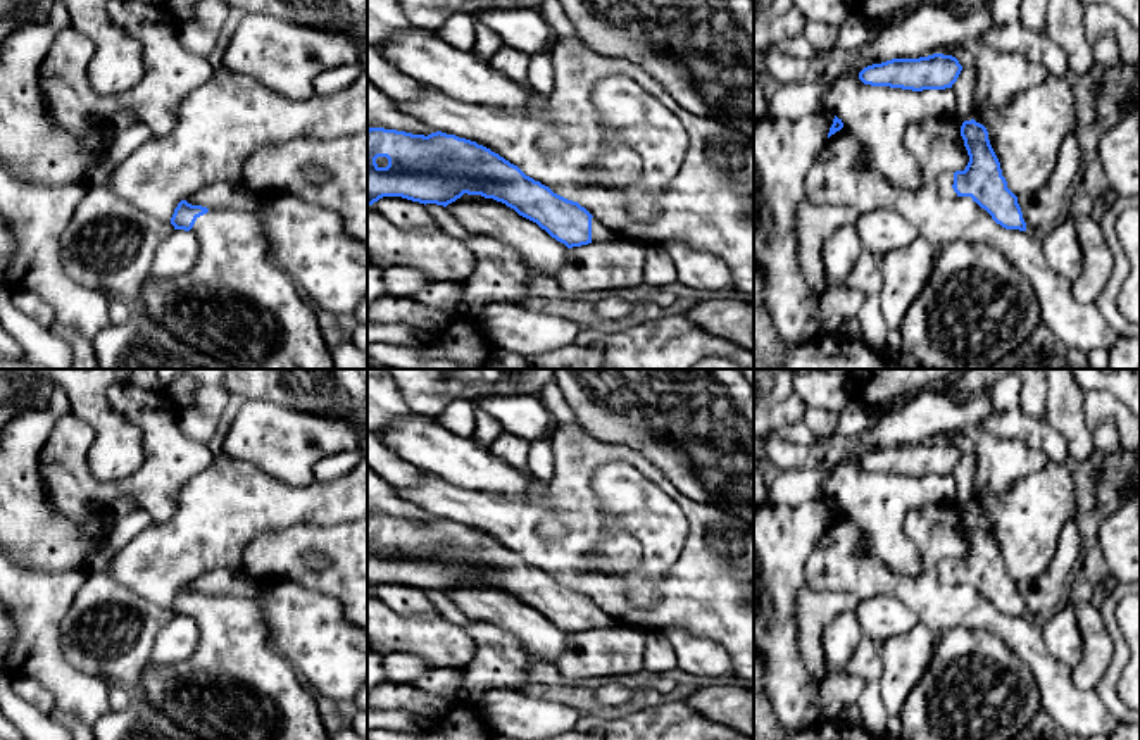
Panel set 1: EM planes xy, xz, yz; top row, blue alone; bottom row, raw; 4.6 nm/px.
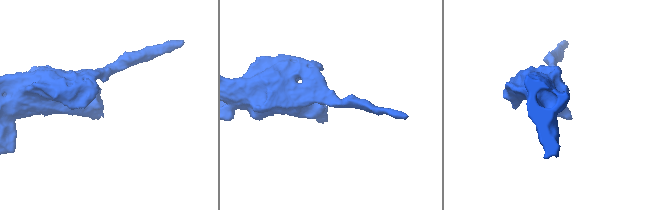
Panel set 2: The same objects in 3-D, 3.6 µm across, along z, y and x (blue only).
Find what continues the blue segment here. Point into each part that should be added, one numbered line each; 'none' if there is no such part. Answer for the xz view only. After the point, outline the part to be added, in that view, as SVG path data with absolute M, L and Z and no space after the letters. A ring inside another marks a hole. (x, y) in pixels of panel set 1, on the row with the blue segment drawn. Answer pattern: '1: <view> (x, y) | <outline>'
1: xz (601, 233) | M592 217L592 243L612 241L617 238L623 236L602 224L597 217Z

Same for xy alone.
1: xy (235, 306) | M264 195L250 212L209 209L197 217L190 229L198 241L195 267L171 279L152 274L136 302L169 335L235 369L333 369L316 307L267 259L264 214L274 198Z

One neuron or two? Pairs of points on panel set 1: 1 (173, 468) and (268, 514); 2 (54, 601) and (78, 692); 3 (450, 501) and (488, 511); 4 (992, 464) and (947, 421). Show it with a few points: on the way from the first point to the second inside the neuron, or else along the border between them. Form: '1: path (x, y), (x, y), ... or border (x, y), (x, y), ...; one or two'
1: border (214, 457), (181, 489), (173, 513); two
2: path (47, 623), (47, 661), (56, 670); one
3: path (459, 504), (480, 511); one
4: path (990, 451), (961, 421); one

